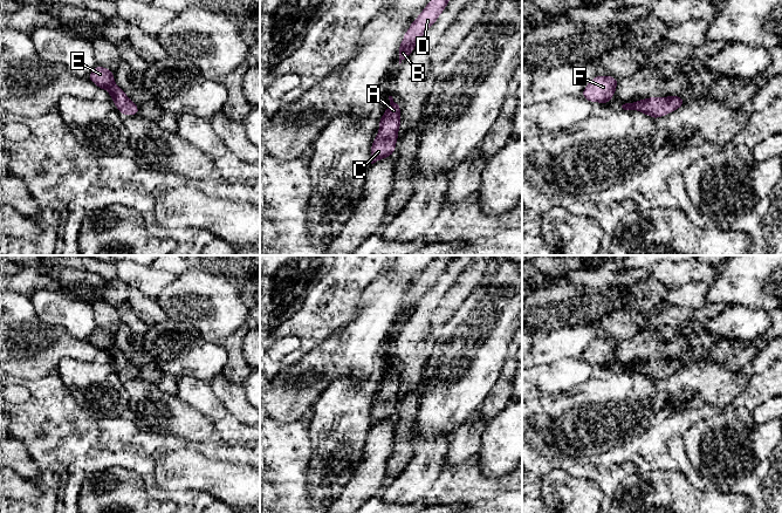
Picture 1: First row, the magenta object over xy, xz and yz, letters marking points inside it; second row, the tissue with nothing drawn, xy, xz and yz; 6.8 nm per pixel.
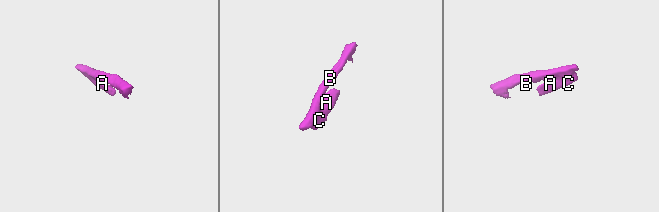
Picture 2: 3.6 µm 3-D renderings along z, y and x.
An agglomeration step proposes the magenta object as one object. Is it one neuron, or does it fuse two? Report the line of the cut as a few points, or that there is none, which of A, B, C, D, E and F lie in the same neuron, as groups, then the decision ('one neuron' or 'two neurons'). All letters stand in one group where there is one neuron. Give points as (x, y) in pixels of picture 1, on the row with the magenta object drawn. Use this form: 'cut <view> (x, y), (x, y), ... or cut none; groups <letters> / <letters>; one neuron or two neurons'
cut none; groups A B C D E F; one neuron

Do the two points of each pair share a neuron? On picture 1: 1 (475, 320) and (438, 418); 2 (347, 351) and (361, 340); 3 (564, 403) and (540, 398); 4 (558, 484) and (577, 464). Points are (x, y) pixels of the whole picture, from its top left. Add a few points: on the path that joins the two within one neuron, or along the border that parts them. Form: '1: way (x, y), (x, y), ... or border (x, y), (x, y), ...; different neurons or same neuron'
1: way (473, 344), (450, 394); same neuron
2: way (350, 350), (357, 343); same neuron
3: border (574, 387), (550, 397), (534, 415); different neurons
4: border (550, 469), (563, 469), (574, 476), (595, 481); different neurons

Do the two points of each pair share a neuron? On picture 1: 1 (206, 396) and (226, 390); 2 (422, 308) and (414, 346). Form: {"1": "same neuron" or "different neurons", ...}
{"1": "different neurons", "2": "same neuron"}

